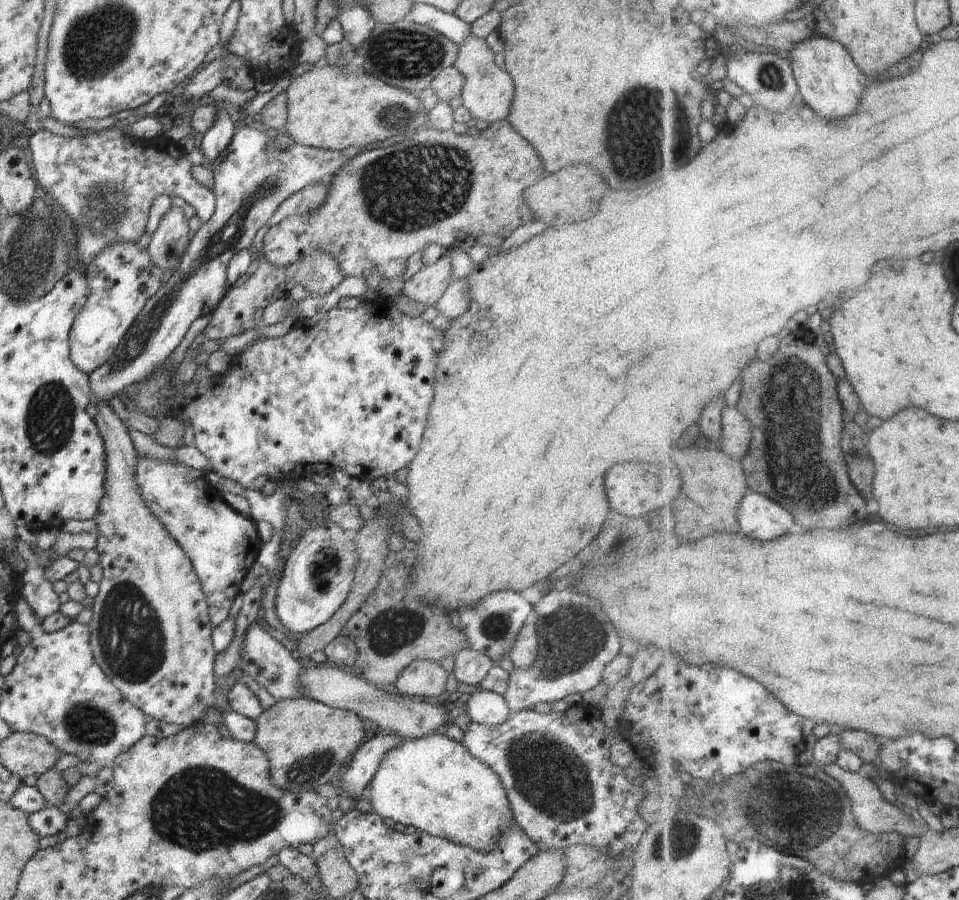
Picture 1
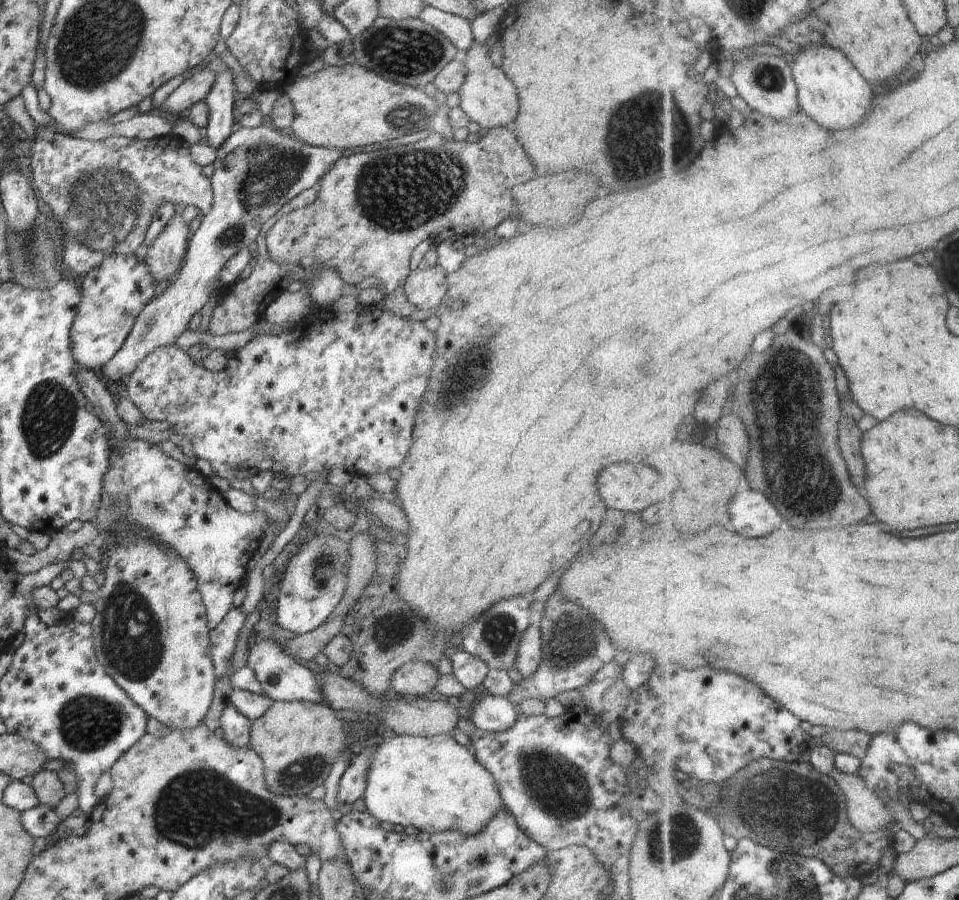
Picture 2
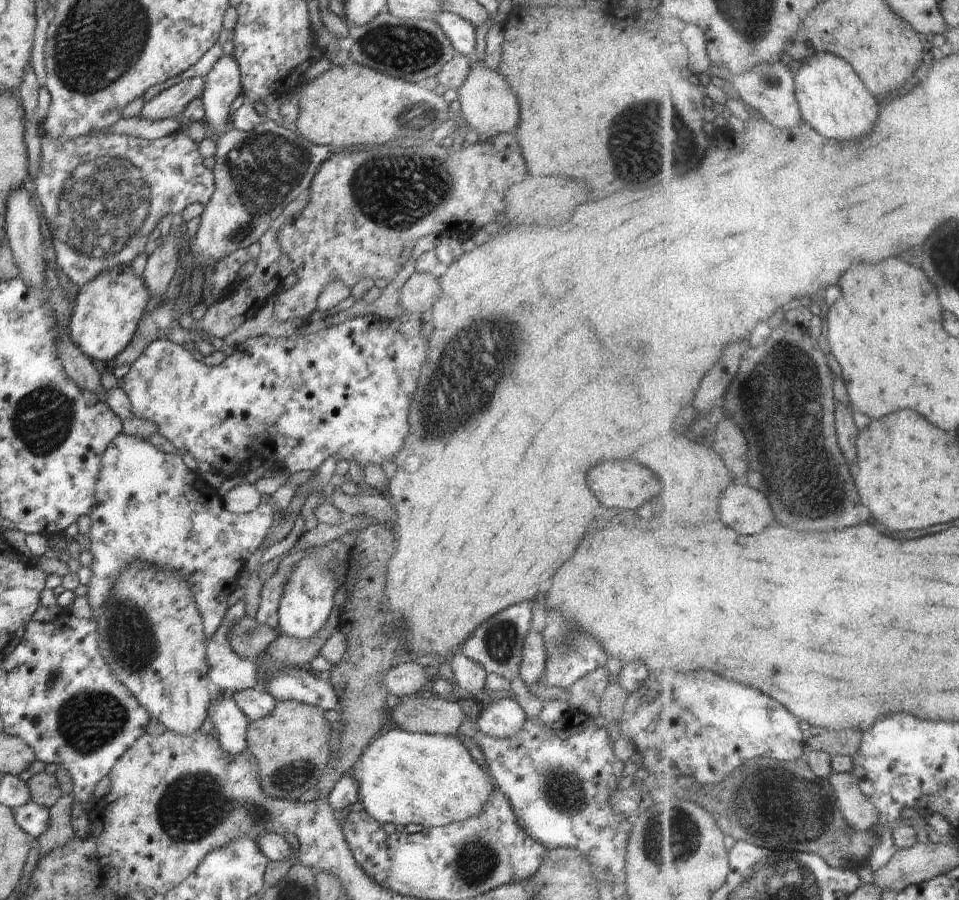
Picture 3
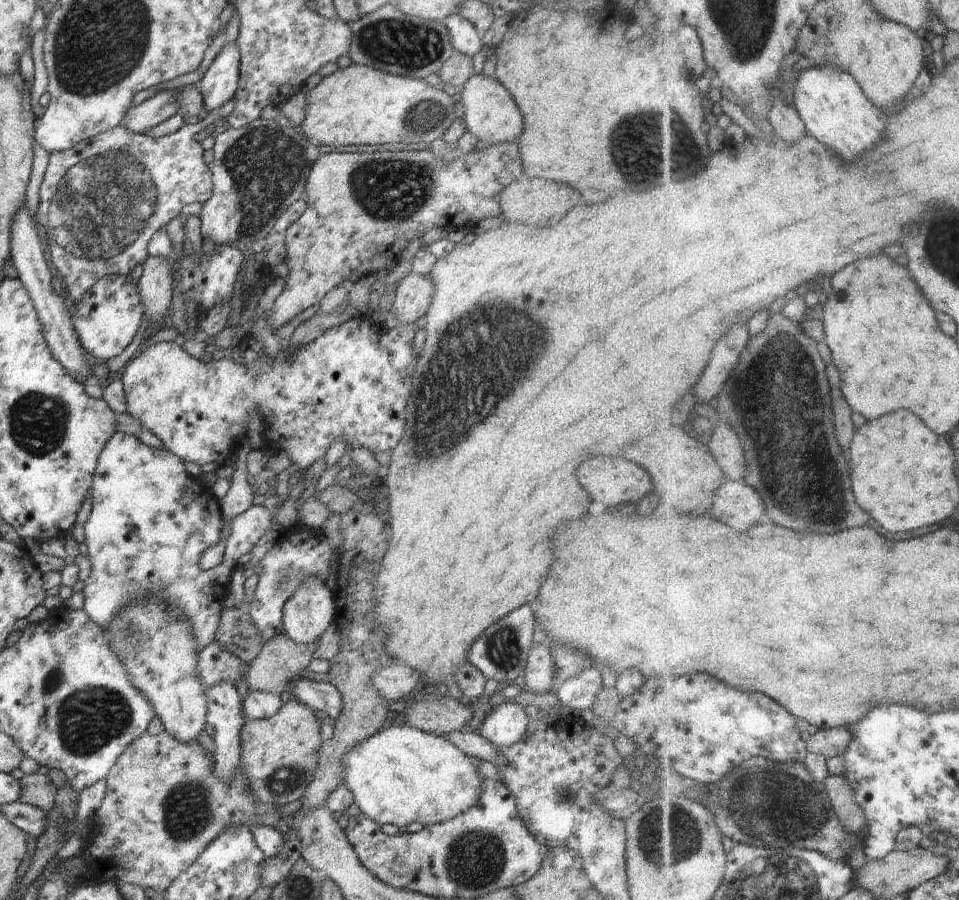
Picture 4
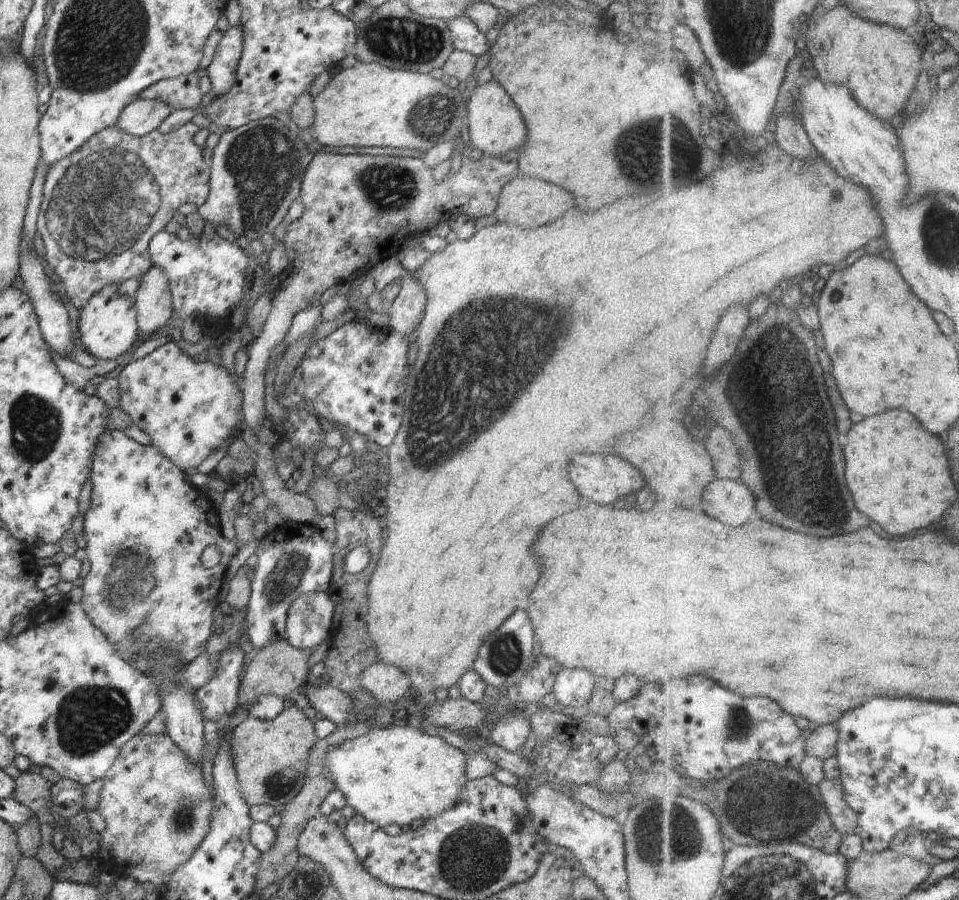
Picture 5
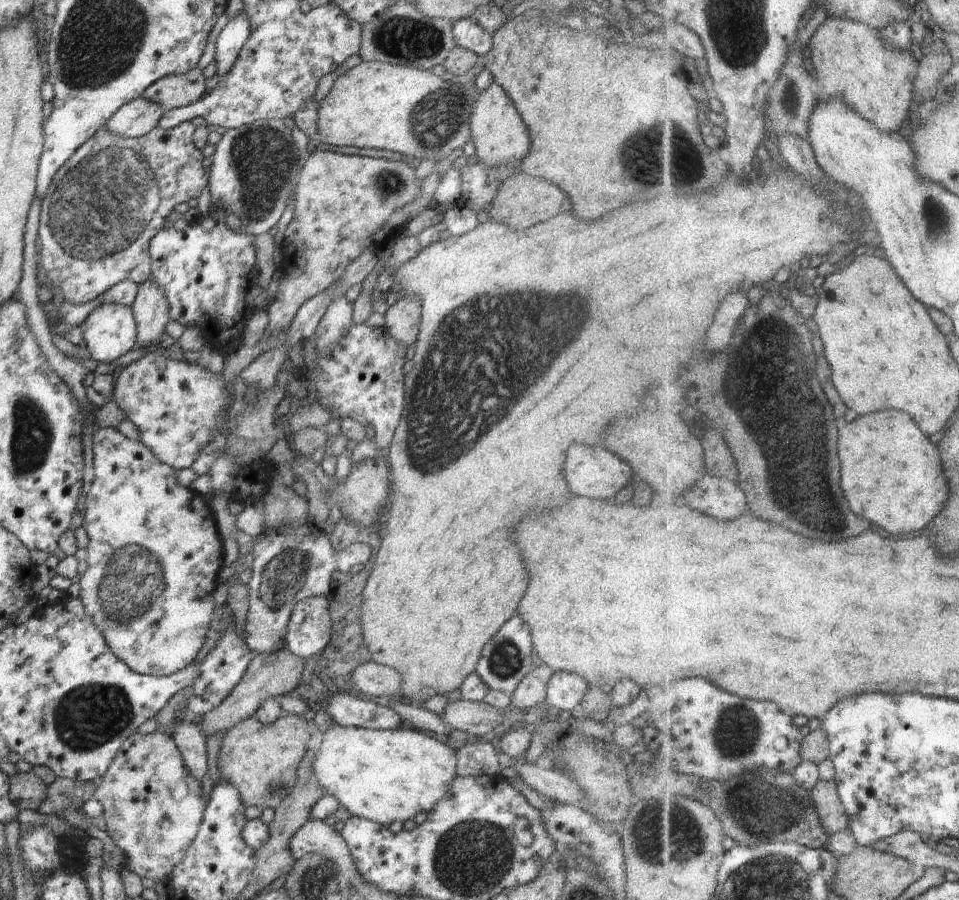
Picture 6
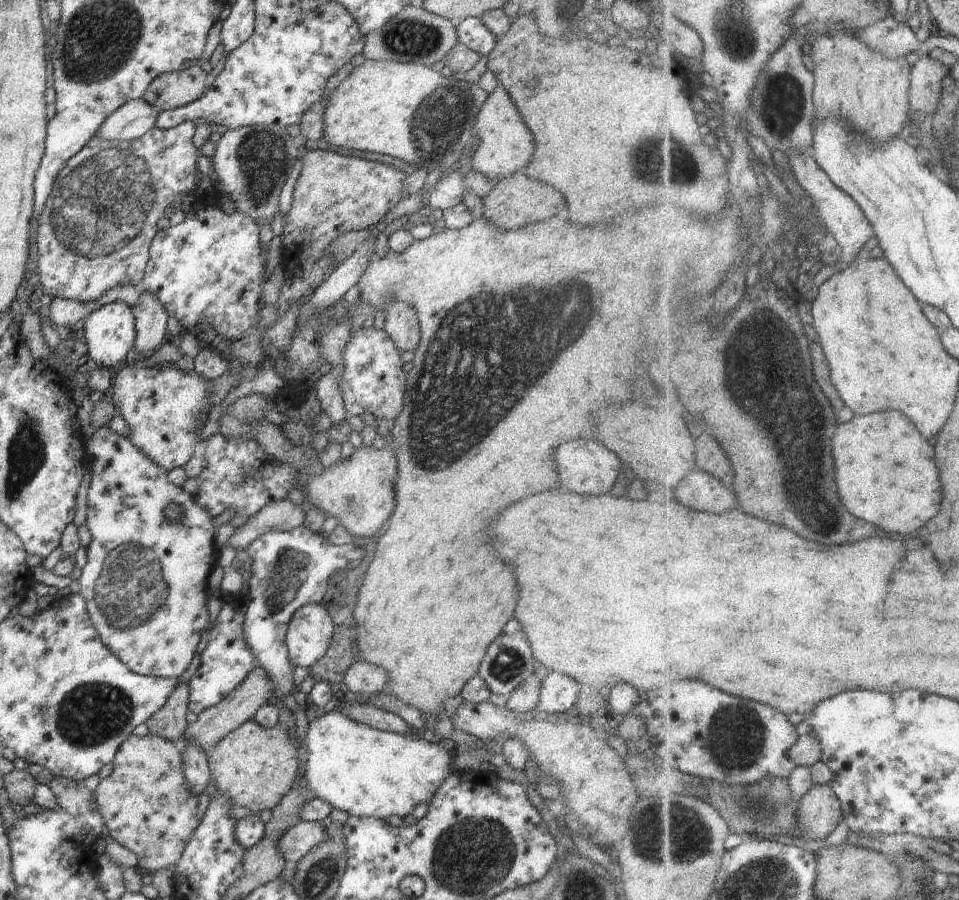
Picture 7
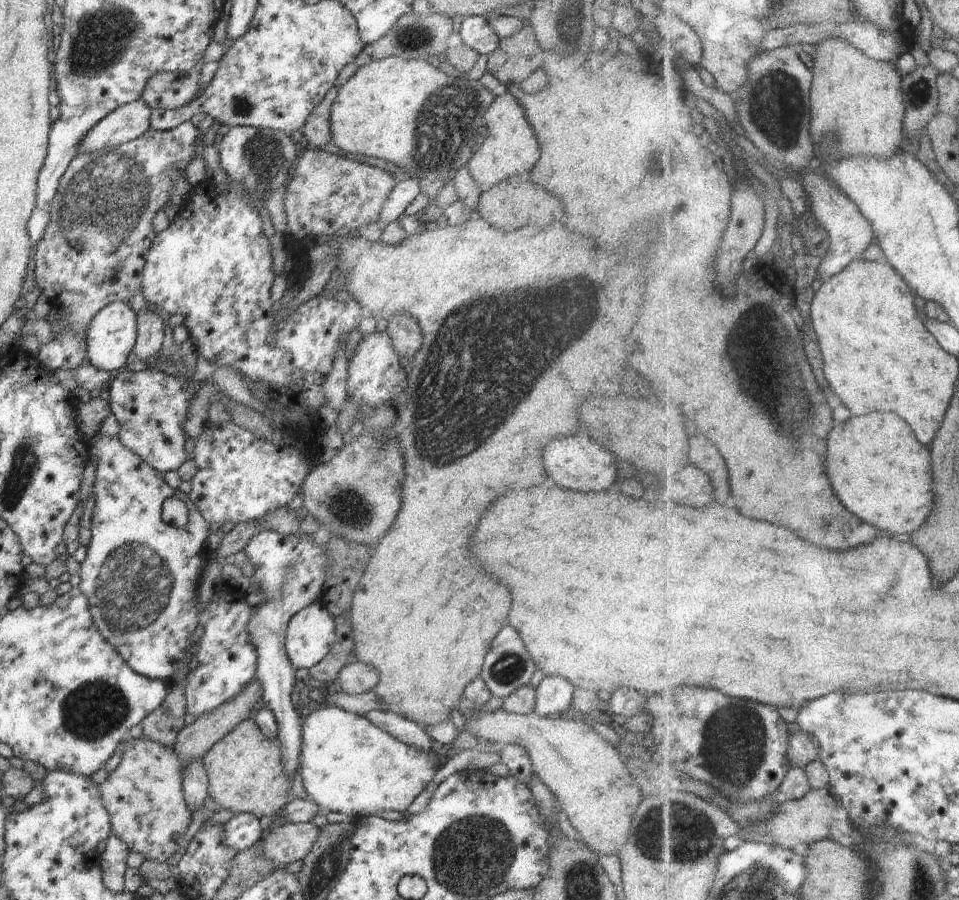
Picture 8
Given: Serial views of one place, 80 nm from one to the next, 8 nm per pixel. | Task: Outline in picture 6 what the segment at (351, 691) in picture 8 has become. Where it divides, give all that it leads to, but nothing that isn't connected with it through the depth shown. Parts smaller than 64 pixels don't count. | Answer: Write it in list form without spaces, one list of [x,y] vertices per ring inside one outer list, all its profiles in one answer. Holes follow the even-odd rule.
[[[370,661],[354,669],[351,676],[352,686],[360,690],[364,697],[377,699],[380,696],[401,697],[402,677],[397,670]]]

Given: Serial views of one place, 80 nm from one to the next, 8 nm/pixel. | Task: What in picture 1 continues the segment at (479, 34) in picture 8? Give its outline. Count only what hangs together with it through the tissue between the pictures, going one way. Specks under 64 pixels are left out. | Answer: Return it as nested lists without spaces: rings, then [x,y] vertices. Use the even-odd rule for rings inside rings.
[[[416,3],[406,14],[409,22],[420,24],[448,38],[457,47],[471,35],[470,25],[453,13],[446,13],[426,3]]]

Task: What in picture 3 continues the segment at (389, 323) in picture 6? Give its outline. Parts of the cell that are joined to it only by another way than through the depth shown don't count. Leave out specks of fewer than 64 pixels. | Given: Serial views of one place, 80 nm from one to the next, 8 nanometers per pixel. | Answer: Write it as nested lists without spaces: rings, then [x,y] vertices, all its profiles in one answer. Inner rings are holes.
[[[414,271],[400,290],[399,303],[404,314],[410,314],[412,318],[416,318],[419,314],[427,317],[441,292],[441,282],[438,277],[432,273]]]

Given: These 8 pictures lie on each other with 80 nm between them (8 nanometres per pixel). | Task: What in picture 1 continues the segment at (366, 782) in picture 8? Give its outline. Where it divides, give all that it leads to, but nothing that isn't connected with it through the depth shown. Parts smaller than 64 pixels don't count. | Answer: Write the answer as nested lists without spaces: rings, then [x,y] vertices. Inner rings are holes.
[[[434,735],[426,737],[416,737],[413,739],[406,738],[403,742],[387,752],[387,756],[384,757],[378,772],[374,775],[374,778],[369,784],[371,788],[371,795],[369,796],[370,802],[374,812],[378,813],[383,819],[392,818],[394,822],[401,822],[405,826],[414,826],[418,831],[425,832],[433,837],[449,840],[450,842],[470,847],[472,850],[489,853],[496,848],[497,839],[501,831],[507,826],[509,821],[514,821],[515,818],[505,791],[502,786],[500,777],[492,770],[491,766],[488,766],[484,761],[477,759],[472,753],[461,742],[455,742],[450,739],[447,735]]]

